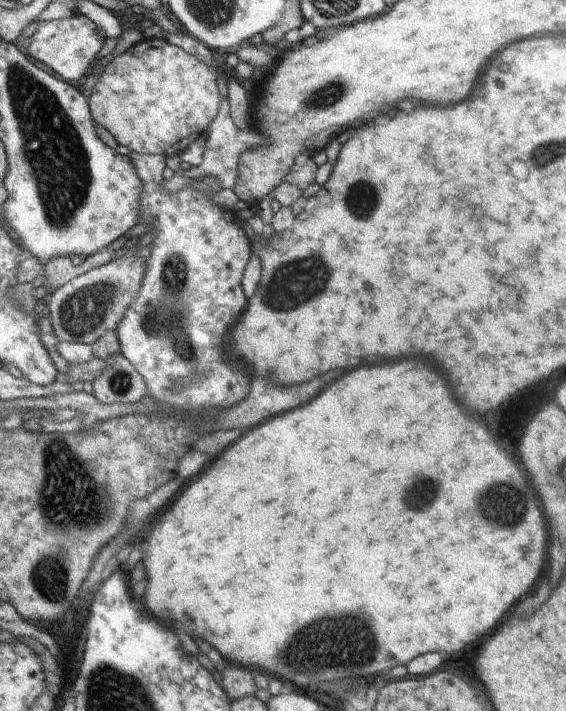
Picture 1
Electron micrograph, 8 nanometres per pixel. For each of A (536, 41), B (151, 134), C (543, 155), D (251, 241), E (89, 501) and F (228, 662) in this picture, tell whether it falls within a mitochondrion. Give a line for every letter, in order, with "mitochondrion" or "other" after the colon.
A: other
B: other
C: mitochondrion
D: other
E: mitochondrion
F: other

